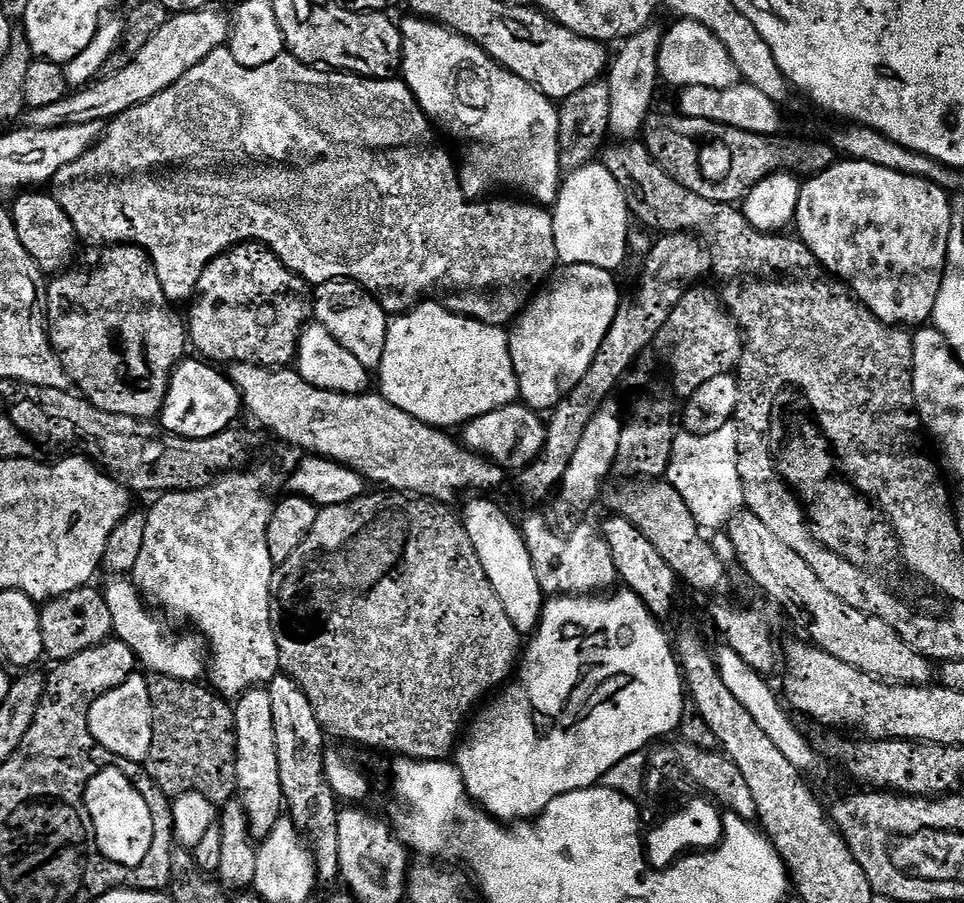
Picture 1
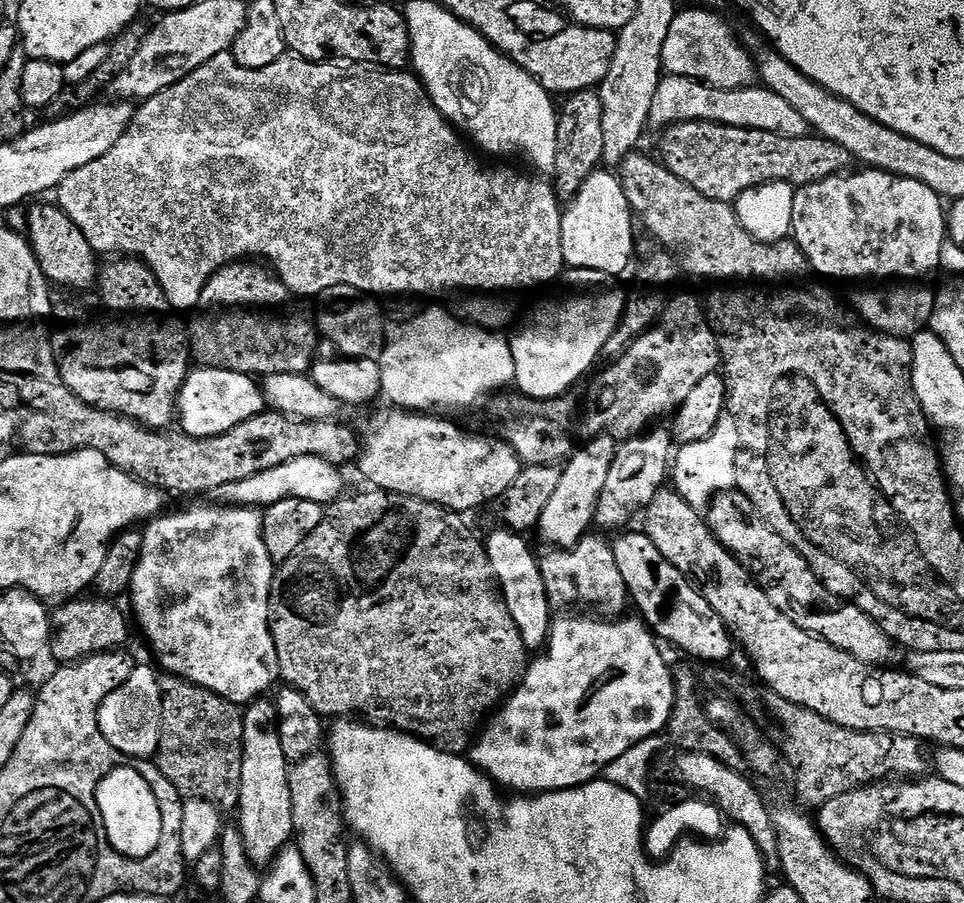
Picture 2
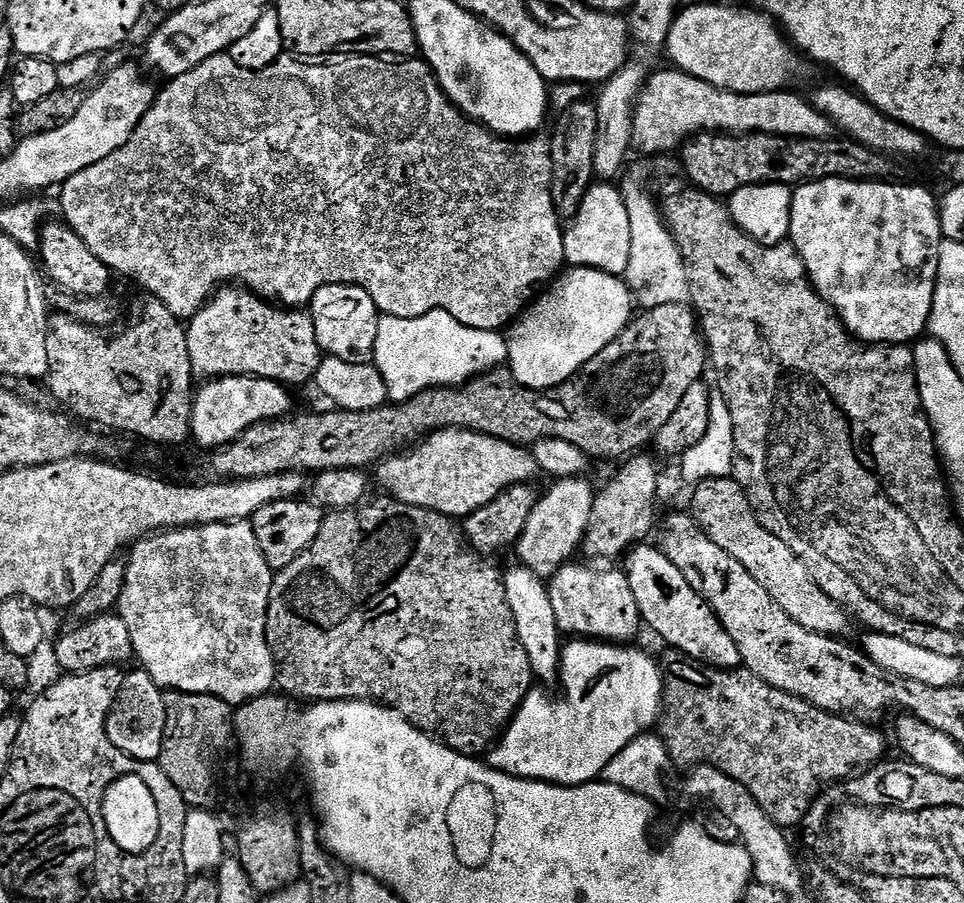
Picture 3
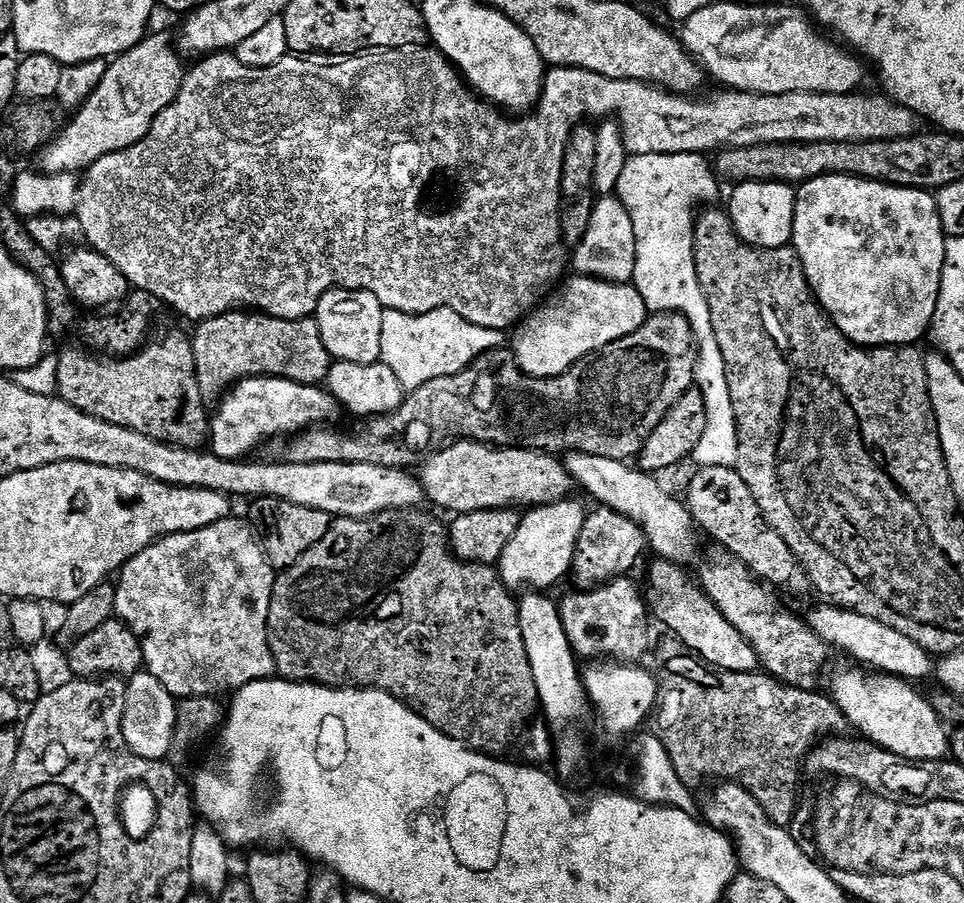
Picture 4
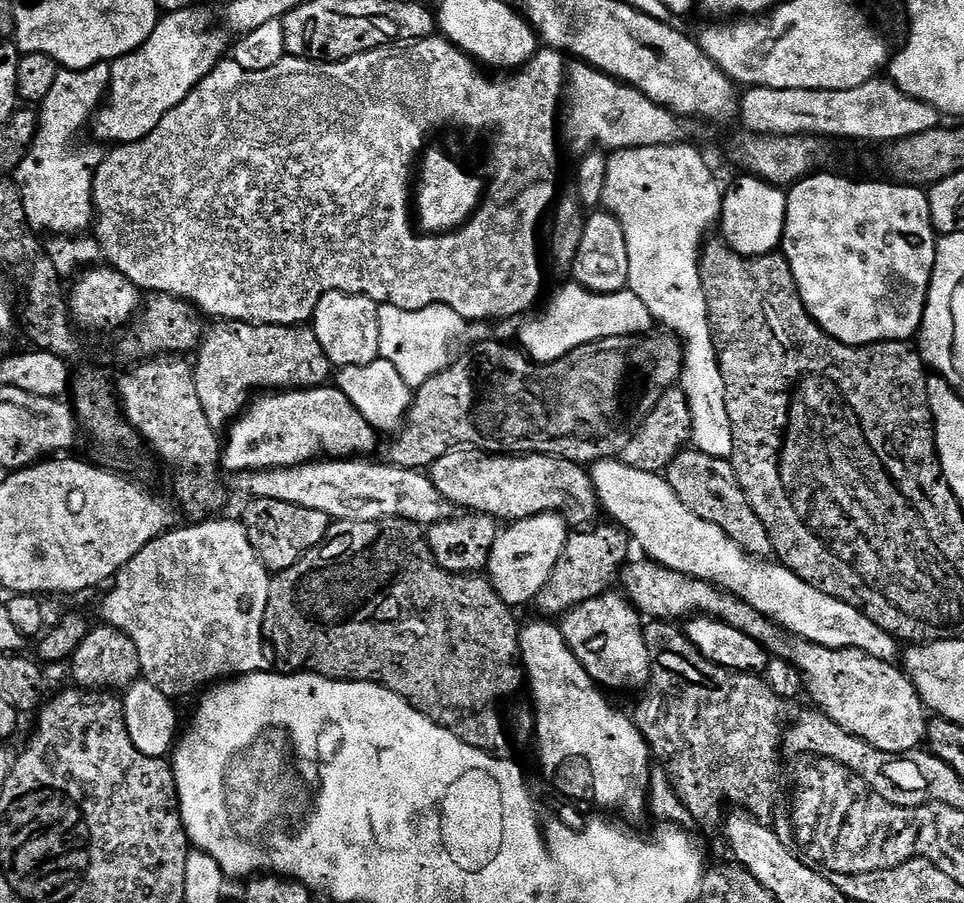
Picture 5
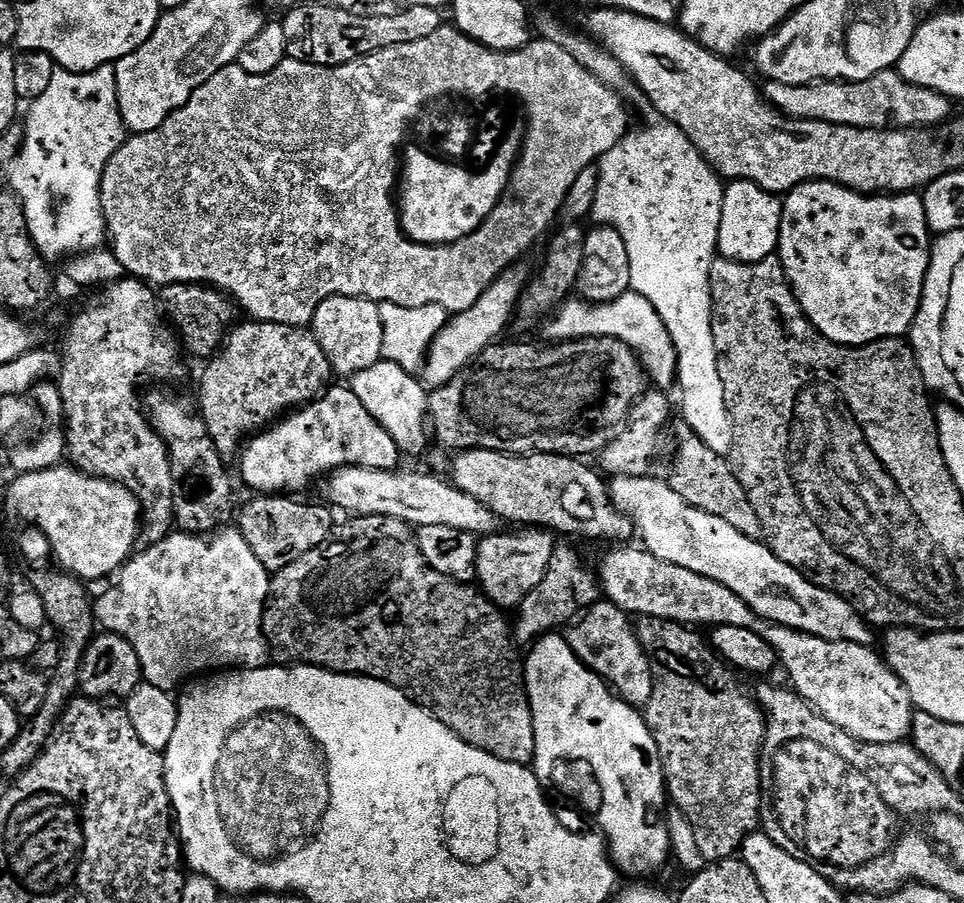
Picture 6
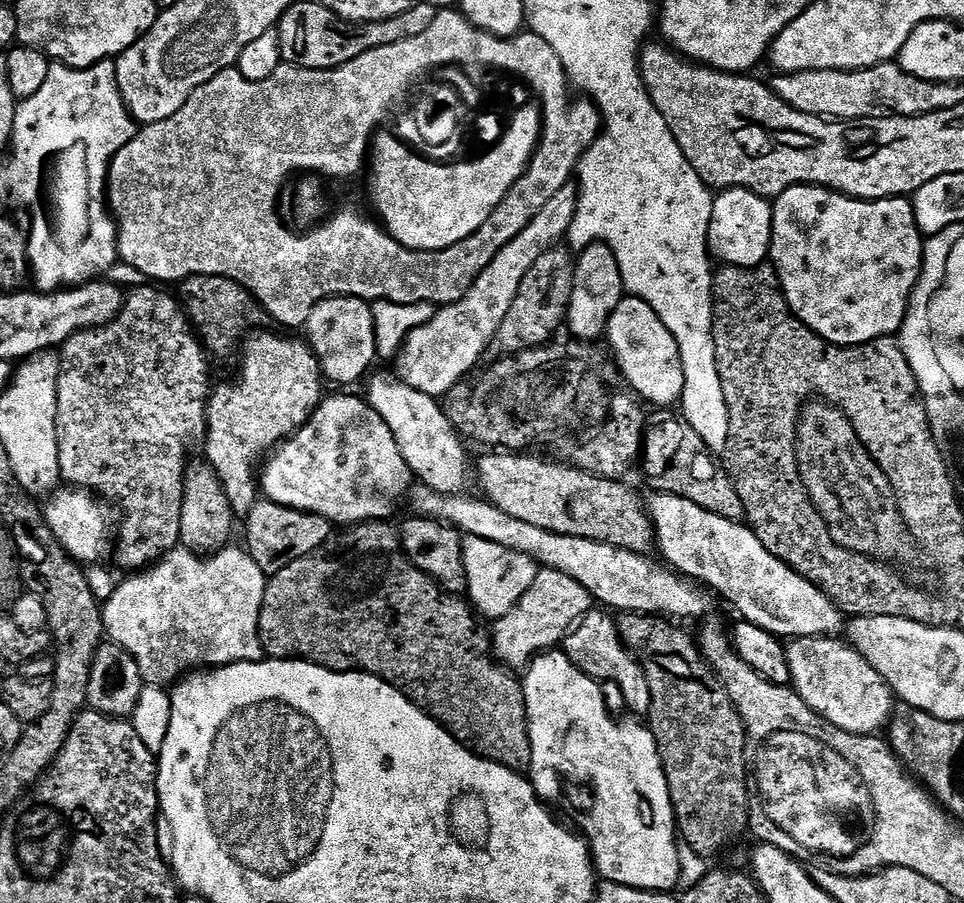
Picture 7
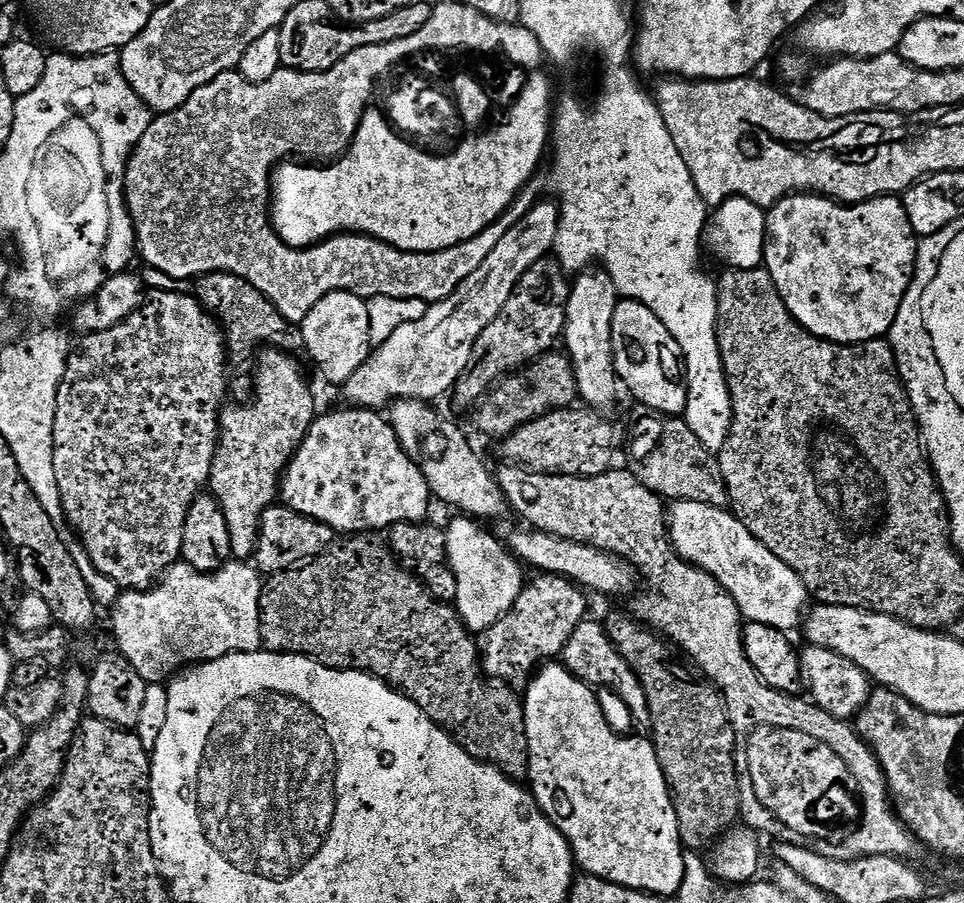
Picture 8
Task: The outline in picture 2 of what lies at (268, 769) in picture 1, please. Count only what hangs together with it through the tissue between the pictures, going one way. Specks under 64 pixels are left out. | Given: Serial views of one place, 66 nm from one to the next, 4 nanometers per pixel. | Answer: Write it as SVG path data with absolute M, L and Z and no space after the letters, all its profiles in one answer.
M271 699L253 700L243 709L242 726L242 782L238 827L242 834L242 846L246 846L246 858L259 870L267 870L276 861L283 848L293 843L294 806L290 803L288 763L282 750L277 728L276 706Z

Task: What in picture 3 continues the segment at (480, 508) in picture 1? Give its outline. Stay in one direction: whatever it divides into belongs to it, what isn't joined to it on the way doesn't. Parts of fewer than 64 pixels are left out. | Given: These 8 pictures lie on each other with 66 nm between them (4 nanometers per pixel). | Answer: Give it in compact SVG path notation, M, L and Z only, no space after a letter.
M515 567L509 572L505 571L503 577L506 586L506 602L510 606L510 614L514 614L514 626L518 630L522 650L526 650L526 658L530 658L532 675L537 681L555 681L560 670L562 633L554 618L554 606L550 606L548 585L528 568Z

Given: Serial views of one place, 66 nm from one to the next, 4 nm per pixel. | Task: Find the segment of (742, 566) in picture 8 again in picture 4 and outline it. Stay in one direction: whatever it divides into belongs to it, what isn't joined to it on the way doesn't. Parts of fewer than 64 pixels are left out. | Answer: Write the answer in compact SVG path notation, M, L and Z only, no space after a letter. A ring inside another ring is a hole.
M568 452L563 455L564 469L570 474L573 483L580 484L597 505L614 510L630 518L644 532L648 548L656 551L662 560L685 562L696 548L697 529L687 507L680 504L668 492L660 489L655 475L641 471L623 460L601 458L598 455ZM827 602L821 608L813 610L806 616L806 623L813 632L817 632L824 643L833 649L841 648L848 656L853 656L857 665L876 674L899 676L909 682L929 679L933 671L933 657L922 646L910 642L906 634L898 634L898 630L890 630L890 626L882 626L869 616L863 616L847 608L838 608Z

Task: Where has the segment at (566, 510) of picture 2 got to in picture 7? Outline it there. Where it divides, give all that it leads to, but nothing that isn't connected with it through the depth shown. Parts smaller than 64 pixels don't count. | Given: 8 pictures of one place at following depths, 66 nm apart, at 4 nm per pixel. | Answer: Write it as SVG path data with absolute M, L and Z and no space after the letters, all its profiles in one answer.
M464 536L464 565L468 579L467 599L488 622L498 621L514 610L518 598L530 590L538 571L536 561L526 554L518 554L518 550L506 550L506 546L498 546L498 542L486 542L486 538L473 536Z

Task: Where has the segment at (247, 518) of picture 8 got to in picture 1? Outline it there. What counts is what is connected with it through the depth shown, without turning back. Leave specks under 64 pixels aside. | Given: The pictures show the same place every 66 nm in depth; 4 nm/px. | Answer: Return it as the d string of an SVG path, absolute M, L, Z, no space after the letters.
M255 242L237 244L236 247L211 260L206 270L202 270L202 278L198 278L196 295L190 307L192 309L186 312L186 327L191 347L196 347L201 352L197 353L205 361L216 366L260 364L273 370L289 367L297 359L300 335L314 316L310 285L301 276L291 272L272 253L271 248Z

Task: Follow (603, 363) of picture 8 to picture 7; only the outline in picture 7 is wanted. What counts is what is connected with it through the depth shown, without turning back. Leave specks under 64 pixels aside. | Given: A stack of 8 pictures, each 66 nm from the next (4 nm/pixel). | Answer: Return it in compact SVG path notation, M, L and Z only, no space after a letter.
M593 242L591 246L579 253L576 261L576 277L574 278L574 294L570 294L568 307L567 331L572 331L577 341L596 342L608 331L608 319L614 309L625 299L622 270L618 266L618 258L614 258L614 250L610 246Z

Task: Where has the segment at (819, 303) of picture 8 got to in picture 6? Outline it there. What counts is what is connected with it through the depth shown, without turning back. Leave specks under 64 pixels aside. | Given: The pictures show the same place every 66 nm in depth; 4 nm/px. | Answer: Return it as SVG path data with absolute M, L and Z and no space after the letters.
M828 180L800 184L783 197L782 222L780 223L780 242L778 245L778 259L784 268L784 275L792 286L792 293L800 303L808 321L814 325L826 338L836 344L859 346L873 344L875 340L894 340L904 338L911 333L912 323L920 309L922 290L926 282L926 274L932 257L933 237L926 222L924 201L916 194L865 194L855 192L852 188L843 188L840 184L832 184Z

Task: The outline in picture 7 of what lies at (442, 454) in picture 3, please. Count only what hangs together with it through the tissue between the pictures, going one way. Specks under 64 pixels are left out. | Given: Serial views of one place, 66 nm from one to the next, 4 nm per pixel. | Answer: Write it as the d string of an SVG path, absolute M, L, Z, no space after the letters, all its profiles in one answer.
M488 454L492 456L484 456L480 460L480 465L475 465L474 472L480 475L480 488L485 497L491 500L494 506L498 506L498 510L506 510L506 514L510 514L514 518L522 518L522 522L530 522L530 526L542 526L542 530L550 530L554 534L566 534L567 536L577 536L578 538L590 538L598 542L606 542L610 546L618 546L625 548L631 552L641 554L651 553L654 548L654 529L652 527L652 517L648 514L645 501L640 501L640 496L632 488L627 488L627 483L618 480L603 480L597 476L592 476L589 472L581 472L579 468L571 463L555 464L552 460L539 460L536 456L528 456L532 454Z

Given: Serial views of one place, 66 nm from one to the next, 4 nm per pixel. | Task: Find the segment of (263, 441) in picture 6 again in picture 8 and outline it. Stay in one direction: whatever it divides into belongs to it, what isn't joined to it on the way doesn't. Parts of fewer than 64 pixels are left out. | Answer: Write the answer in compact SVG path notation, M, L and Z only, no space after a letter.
M344 406L341 412L328 412L317 415L316 420L310 426L310 430L306 434L306 438L302 442L302 446L294 454L294 458L288 464L288 468L284 471L284 479L282 481L282 500L289 508L293 508L295 512L306 514L310 518L314 518L318 522L322 522L326 526L330 526L338 534L363 534L366 532L379 533L381 530L391 529L394 524L418 524L429 519L428 516L428 500L430 501L430 493L428 483L422 474L420 465L416 463L413 457L402 445L395 430L392 429L391 423L387 419L384 420L379 411L371 408L358 408L355 406Z

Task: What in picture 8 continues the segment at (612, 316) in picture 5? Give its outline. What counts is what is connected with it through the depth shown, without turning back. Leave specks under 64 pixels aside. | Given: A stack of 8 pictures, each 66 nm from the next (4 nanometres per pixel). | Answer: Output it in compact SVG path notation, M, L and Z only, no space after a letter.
M621 299L614 310L614 326L612 327L612 352L616 356L617 377L641 400L649 404L651 411L665 416L683 417L688 405L688 382L684 370L682 346L666 330L666 326L639 300Z

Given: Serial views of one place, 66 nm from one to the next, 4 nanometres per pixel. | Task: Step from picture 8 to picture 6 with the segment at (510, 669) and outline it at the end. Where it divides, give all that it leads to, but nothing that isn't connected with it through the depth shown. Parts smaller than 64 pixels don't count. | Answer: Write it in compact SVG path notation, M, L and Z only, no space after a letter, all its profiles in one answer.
M557 546L552 552L548 573L526 594L526 598L515 609L514 636L521 645L528 646L533 642L557 631L559 624L567 625L601 599L602 589L598 583L598 576L584 565L584 560L572 548Z

